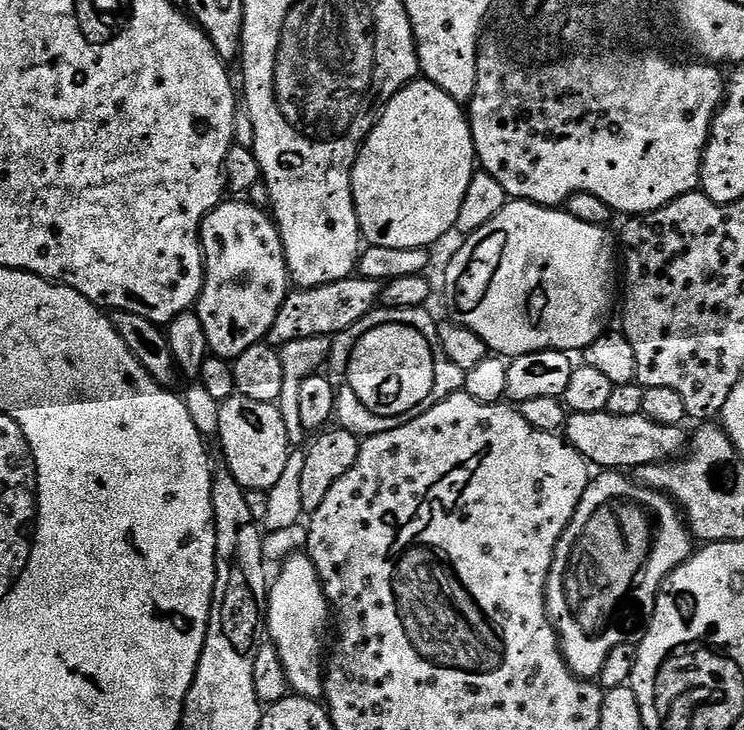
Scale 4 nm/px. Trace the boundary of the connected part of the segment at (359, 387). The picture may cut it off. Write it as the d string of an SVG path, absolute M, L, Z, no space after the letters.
M380 328L380 332L372 332L372 336L365 339L365 344L354 346L347 380L365 413L372 408L376 408L376 415L379 412L404 412L404 408L412 408L412 404L428 392L428 384L432 384L432 360L428 360L428 348L424 348L424 340L420 340L416 332L408 332L408 328Z

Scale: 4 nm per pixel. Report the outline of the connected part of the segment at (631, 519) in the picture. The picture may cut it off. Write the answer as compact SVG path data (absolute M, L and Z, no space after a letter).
M604 470L596 475L589 479L574 518L558 542L546 593L550 619L569 670L573 676L591 681L599 677L610 650L623 644L635 645L642 639L652 620L660 585L694 551L693 537L677 505L663 492L653 492L635 479L627 480L624 477L627 475L616 470Z

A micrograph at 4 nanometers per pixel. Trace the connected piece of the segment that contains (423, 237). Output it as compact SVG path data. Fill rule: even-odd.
M423 78L413 80L401 92L394 94L394 98L390 98L390 102L380 113L376 125L364 139L360 153L356 156L356 165L352 171L352 197L358 214L361 237L374 248L428 248L433 246L432 244L438 243L448 231L451 233L455 229L458 222L458 210L462 210L462 198L466 198L466 190L477 171L478 161L472 137L472 126L465 109L458 102L454 102L454 98L450 98L450 94L446 94L446 90L438 90L438 86L434 86L434 82Z

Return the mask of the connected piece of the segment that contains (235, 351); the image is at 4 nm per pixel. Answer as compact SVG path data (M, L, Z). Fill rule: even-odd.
M228 198L202 222L200 245L204 251L204 289L200 291L194 311L200 317L209 353L235 362L241 354L250 350L250 346L261 343L267 337L278 310L288 298L290 277L280 231L265 209L256 208L244 198Z

